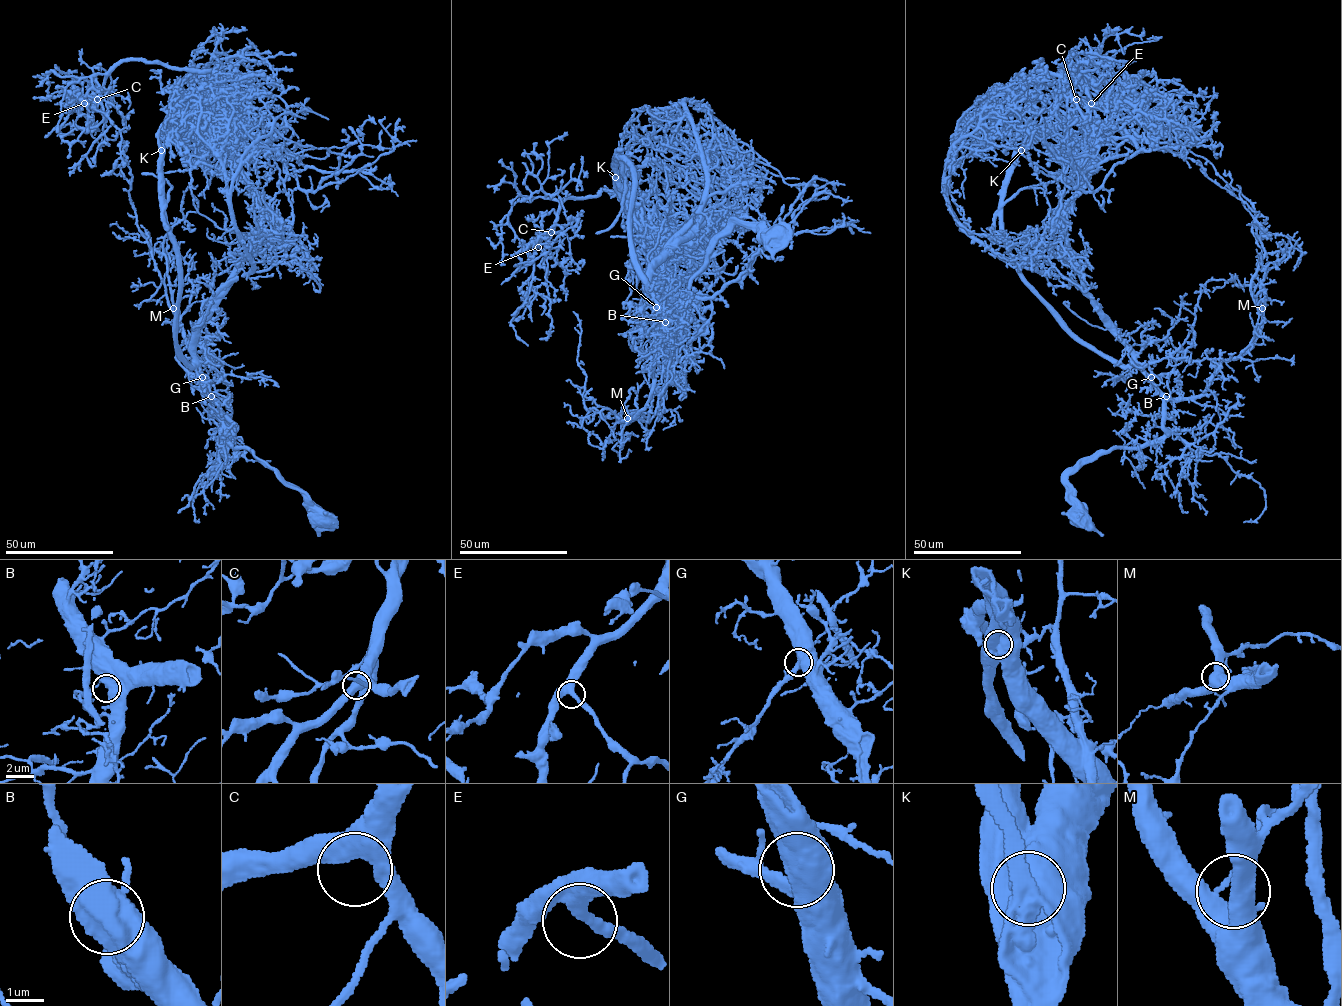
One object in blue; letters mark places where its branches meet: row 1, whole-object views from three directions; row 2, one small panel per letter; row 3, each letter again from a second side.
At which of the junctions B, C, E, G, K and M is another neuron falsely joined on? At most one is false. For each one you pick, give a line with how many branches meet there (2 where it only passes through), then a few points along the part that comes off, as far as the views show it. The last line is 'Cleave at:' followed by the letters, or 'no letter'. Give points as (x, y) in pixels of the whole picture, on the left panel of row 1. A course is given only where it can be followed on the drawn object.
K: 1 branches meet; foreign part runs (161, 150), (169, 126), (196, 120), (291, 164), (314, 192), (364, 145), (379, 145), (381, 130)
Cleave at: K

